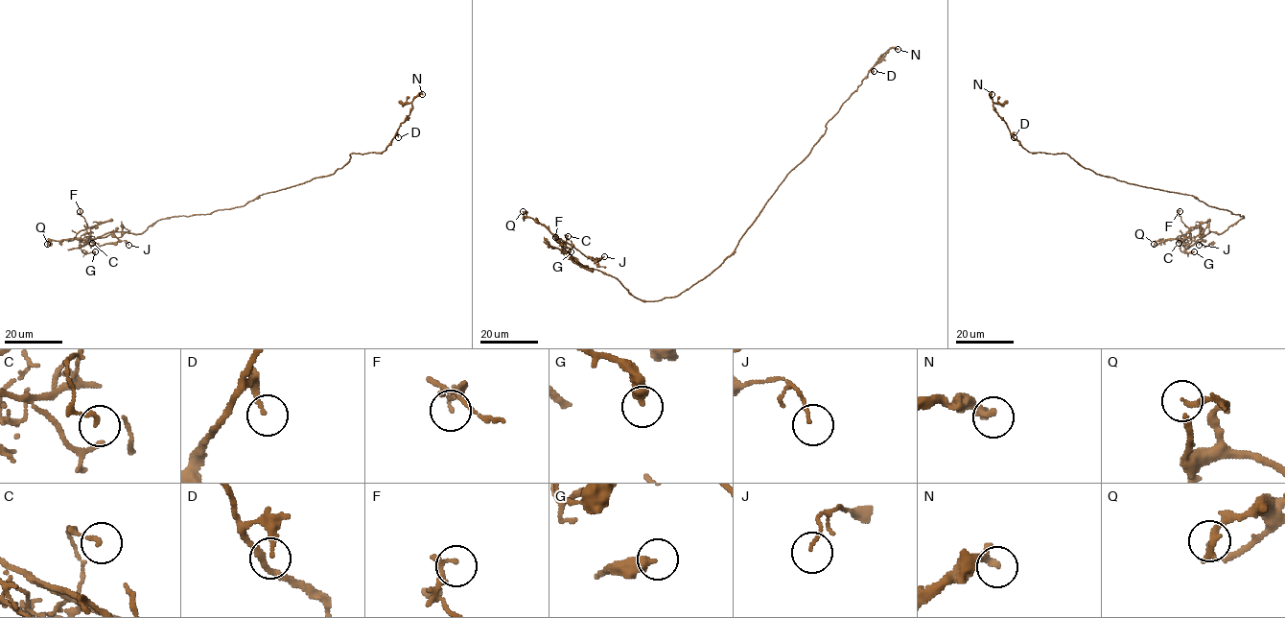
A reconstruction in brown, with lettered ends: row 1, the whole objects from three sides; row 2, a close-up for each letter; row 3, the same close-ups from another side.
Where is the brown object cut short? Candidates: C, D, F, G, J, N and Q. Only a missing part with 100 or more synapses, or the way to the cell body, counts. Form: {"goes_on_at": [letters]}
{"goes_on_at": ["Q"]}

